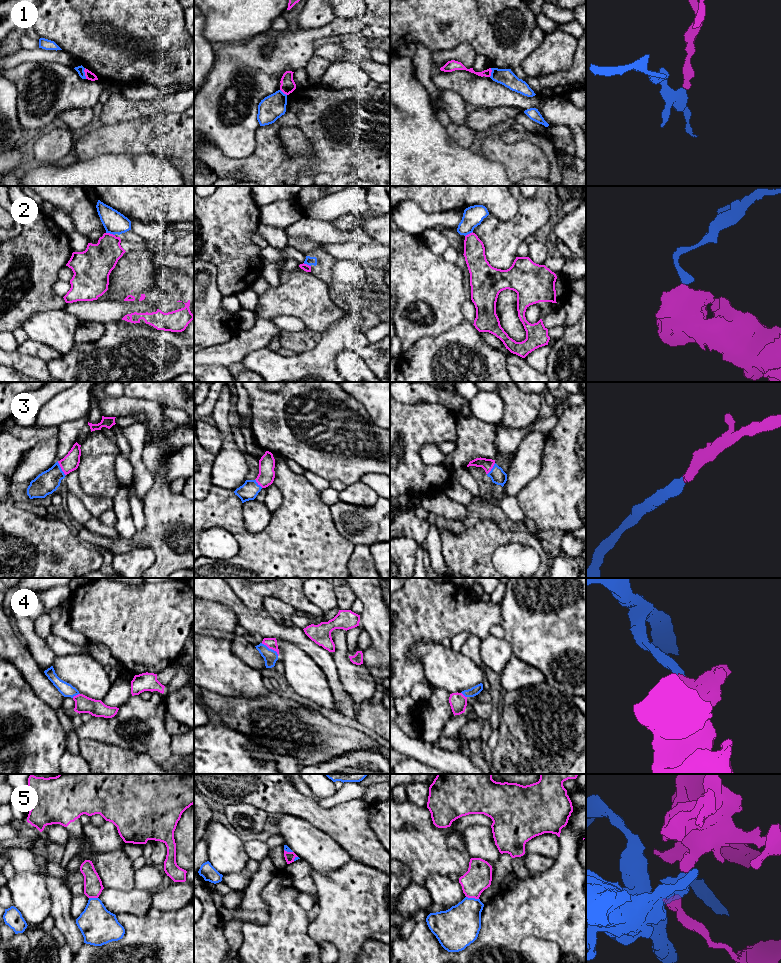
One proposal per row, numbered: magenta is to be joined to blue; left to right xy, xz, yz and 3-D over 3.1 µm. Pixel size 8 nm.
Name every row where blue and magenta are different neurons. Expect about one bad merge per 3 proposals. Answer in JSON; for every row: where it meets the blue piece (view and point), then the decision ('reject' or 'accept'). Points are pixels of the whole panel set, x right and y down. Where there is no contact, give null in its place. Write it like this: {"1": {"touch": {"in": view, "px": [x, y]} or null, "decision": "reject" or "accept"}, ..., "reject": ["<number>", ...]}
{"1": {"touch": {"in": "xy", "px": [84, 73]}, "decision": "reject"}, "2": {"touch": {"in": "xy", "px": [110, 233]}, "decision": "reject"}, "3": {"touch": {"in": "xy", "px": [60, 468]}, "decision": "accept"}, "4": {"touch": {"in": "xz", "px": [270, 649]}, "decision": "accept"}, "5": {"touch": {"in": "yz", "px": [472, 898]}, "decision": "accept"}, "reject": ["1", "2"]}

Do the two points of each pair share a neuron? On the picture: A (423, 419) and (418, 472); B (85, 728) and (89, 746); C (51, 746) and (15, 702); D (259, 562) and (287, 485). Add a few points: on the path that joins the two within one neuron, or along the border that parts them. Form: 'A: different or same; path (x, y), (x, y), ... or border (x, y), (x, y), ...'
A: same; path (413, 432), (413, 459)
B: different; border (80, 738), (103, 740), (110, 744)
C: same; path (40, 735), (35, 730), (34, 723), (25, 713)
D: same; path (278, 543), (288, 531), (288, 504)

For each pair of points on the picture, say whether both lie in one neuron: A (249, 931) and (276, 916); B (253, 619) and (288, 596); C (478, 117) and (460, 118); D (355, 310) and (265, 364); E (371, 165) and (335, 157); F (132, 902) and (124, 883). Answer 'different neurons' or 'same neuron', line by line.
A: same neuron
B: different neurons
C: different neurons
D: same neuron
E: same neuron
F: different neurons

